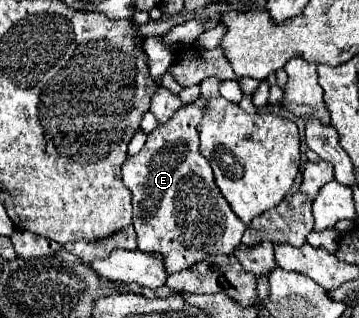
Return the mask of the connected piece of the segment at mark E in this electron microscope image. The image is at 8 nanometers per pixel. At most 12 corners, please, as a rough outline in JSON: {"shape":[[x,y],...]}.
{"shape":[[202,104],[122,166],[138,250],[166,274],[246,230],[198,150]]}

